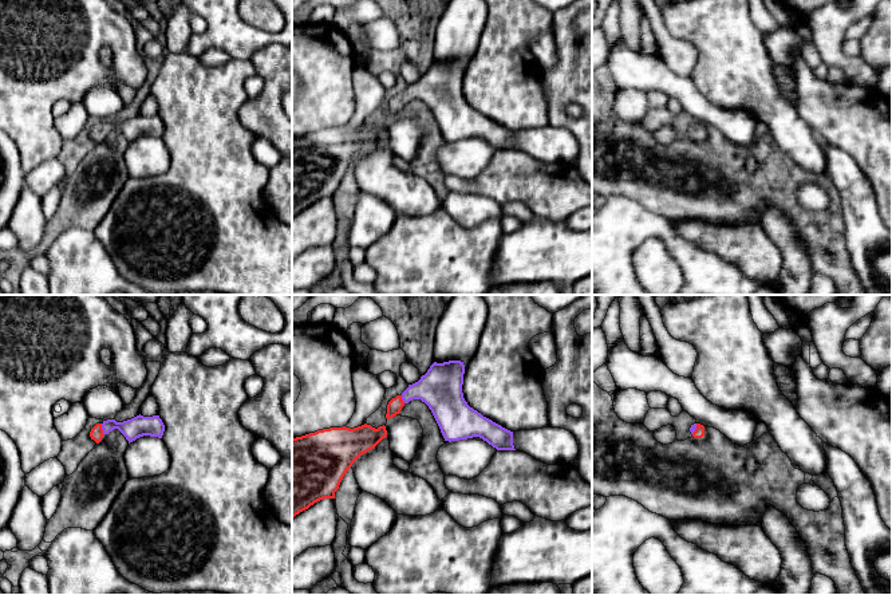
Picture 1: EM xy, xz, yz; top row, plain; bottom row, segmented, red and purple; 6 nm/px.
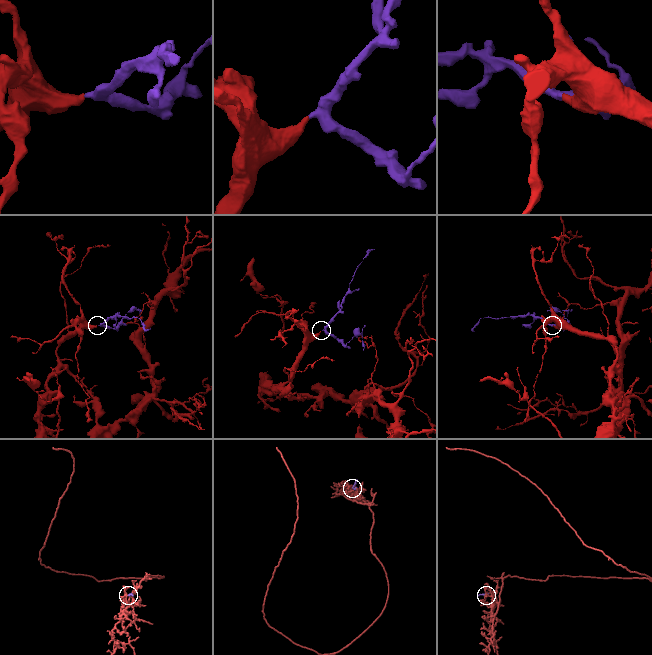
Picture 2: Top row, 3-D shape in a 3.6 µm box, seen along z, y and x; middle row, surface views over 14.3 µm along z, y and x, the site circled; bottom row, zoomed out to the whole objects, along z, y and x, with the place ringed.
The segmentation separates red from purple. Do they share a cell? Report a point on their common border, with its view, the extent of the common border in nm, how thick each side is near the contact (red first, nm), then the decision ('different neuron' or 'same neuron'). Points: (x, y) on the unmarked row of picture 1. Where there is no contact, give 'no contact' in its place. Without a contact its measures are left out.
meets red in xy at (102, 129); contact 70 nm long; 80 nm thick on the red side, 130 nm on the other; same neuron

